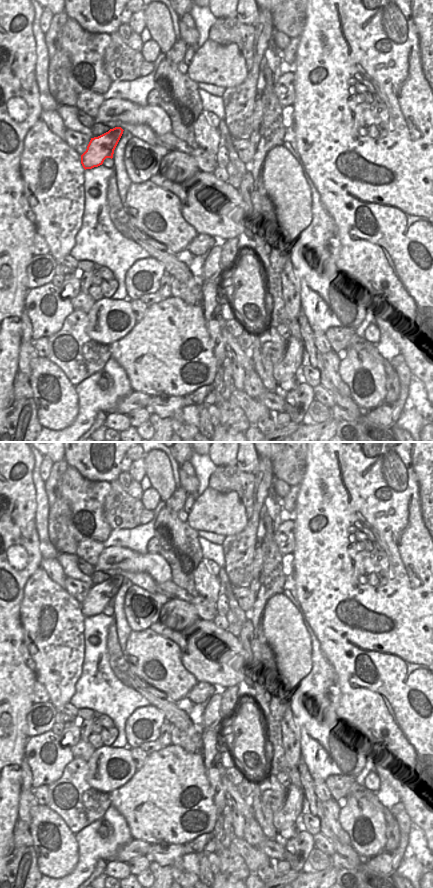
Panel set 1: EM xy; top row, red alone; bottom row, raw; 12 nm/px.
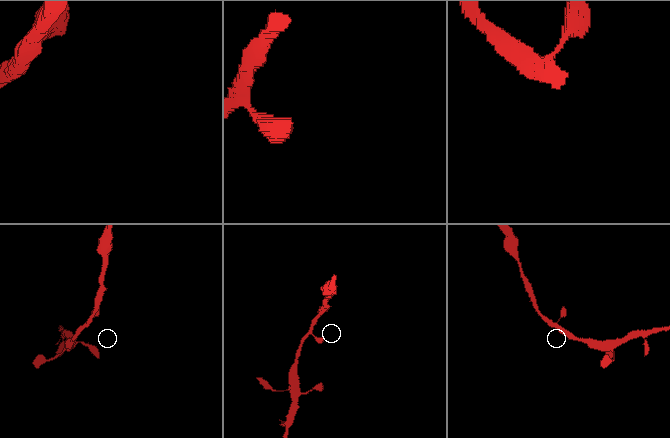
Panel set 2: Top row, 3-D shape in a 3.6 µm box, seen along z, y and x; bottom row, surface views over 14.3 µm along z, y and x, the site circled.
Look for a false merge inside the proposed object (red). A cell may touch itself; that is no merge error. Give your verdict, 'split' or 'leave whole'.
leave whole

